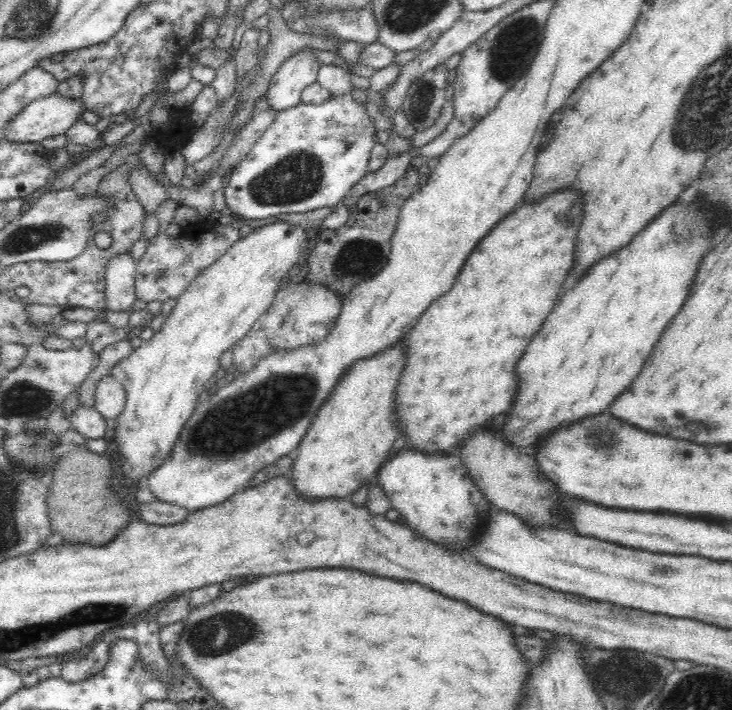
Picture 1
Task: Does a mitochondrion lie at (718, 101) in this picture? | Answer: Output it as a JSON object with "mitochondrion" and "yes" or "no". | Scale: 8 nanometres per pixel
{"mitochondrion":"yes"}

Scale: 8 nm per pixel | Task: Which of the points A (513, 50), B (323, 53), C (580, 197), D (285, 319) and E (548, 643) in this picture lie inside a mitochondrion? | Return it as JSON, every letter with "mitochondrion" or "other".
{"A":"mitochondrion","B":"other","C":"other","D":"mitochondrion","E":"other"}

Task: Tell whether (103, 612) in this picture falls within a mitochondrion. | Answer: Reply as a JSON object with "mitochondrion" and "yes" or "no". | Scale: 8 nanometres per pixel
{"mitochondrion":"yes"}

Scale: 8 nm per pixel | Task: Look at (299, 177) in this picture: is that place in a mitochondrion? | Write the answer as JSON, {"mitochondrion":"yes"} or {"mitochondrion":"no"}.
{"mitochondrion":"yes"}

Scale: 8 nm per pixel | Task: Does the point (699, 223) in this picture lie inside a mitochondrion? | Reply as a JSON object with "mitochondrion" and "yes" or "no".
{"mitochondrion":"yes"}

